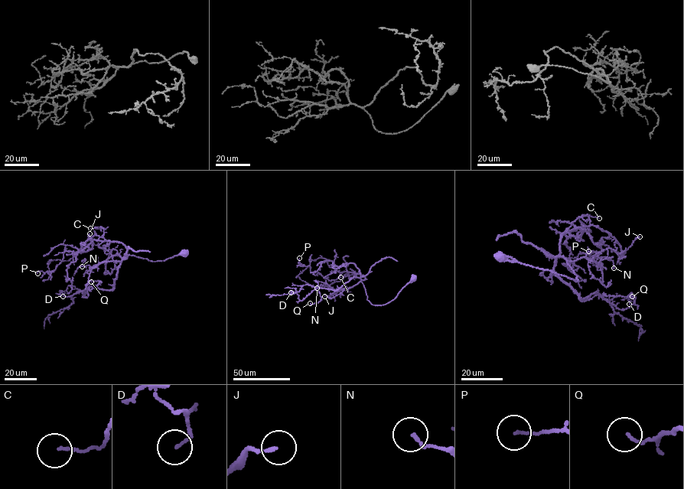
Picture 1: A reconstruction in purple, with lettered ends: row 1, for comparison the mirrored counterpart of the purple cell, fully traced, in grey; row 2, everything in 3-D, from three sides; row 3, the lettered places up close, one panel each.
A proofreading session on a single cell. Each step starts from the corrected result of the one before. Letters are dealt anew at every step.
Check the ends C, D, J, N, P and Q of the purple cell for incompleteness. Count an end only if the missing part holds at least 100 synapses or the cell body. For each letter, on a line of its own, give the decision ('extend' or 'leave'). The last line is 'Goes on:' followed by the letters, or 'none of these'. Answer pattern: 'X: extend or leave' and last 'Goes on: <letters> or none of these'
C: leave
D: leave
J: leave
N: leave
P: leave
Q: leave
Goes on: none of these

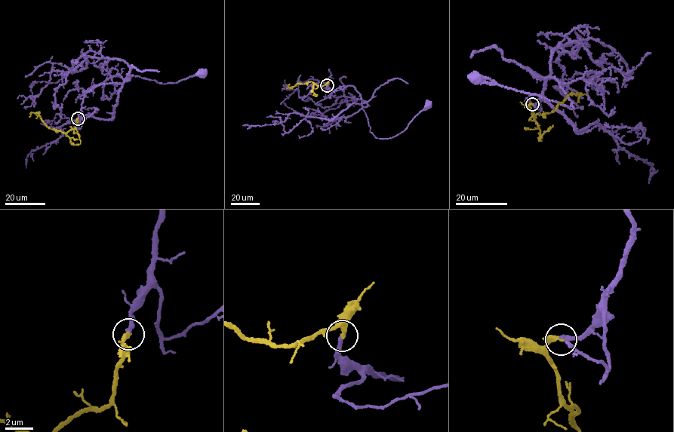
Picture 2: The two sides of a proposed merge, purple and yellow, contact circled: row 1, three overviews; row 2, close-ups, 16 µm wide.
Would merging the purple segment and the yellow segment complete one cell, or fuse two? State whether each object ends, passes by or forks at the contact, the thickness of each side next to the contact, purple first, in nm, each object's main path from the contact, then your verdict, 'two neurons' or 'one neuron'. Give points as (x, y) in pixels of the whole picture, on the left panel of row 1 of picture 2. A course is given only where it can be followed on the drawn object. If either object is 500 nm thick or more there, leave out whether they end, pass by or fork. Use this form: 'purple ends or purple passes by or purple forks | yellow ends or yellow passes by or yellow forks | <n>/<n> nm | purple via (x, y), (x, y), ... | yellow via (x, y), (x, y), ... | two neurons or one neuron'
purple ends | yellow ends | 280/340 nm | purple via (78, 118), (84, 96), (96, 86), (121, 84), (133, 75), (158, 83), (176, 83), (201, 73) | yellow via (78, 118), (75, 127), (66, 133), (48, 128), (38, 112), (30, 113), (29, 117) | one neuron

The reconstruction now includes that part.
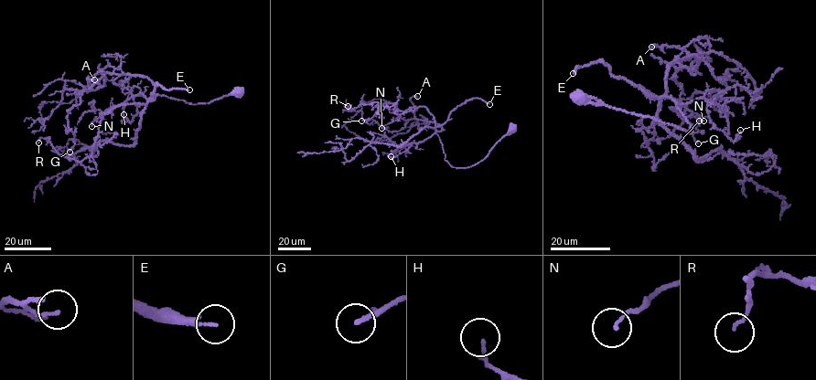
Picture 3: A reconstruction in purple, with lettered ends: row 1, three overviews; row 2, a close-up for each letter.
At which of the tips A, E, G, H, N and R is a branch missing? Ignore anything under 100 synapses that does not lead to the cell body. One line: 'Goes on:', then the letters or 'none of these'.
Goes on: E

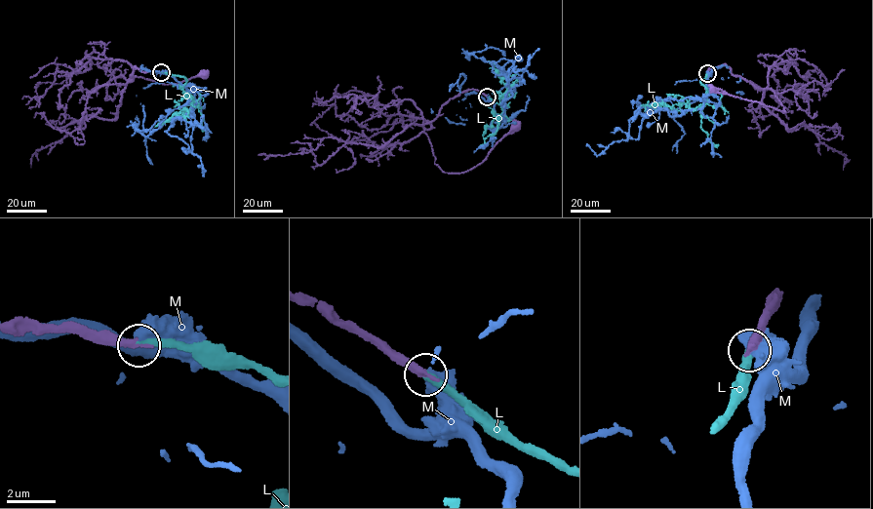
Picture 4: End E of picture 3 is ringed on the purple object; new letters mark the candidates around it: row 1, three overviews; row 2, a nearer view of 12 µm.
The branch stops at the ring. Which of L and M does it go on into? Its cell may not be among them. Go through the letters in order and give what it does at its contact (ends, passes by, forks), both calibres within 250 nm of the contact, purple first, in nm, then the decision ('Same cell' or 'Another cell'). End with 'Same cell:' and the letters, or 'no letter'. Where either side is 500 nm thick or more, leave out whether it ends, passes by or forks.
L: It ends there. Thickness 320 nm (purple) against 360 nm. Same cell
M: Thickness 380 nm (purple) against 550 nm. Another cell
Same cell: L

